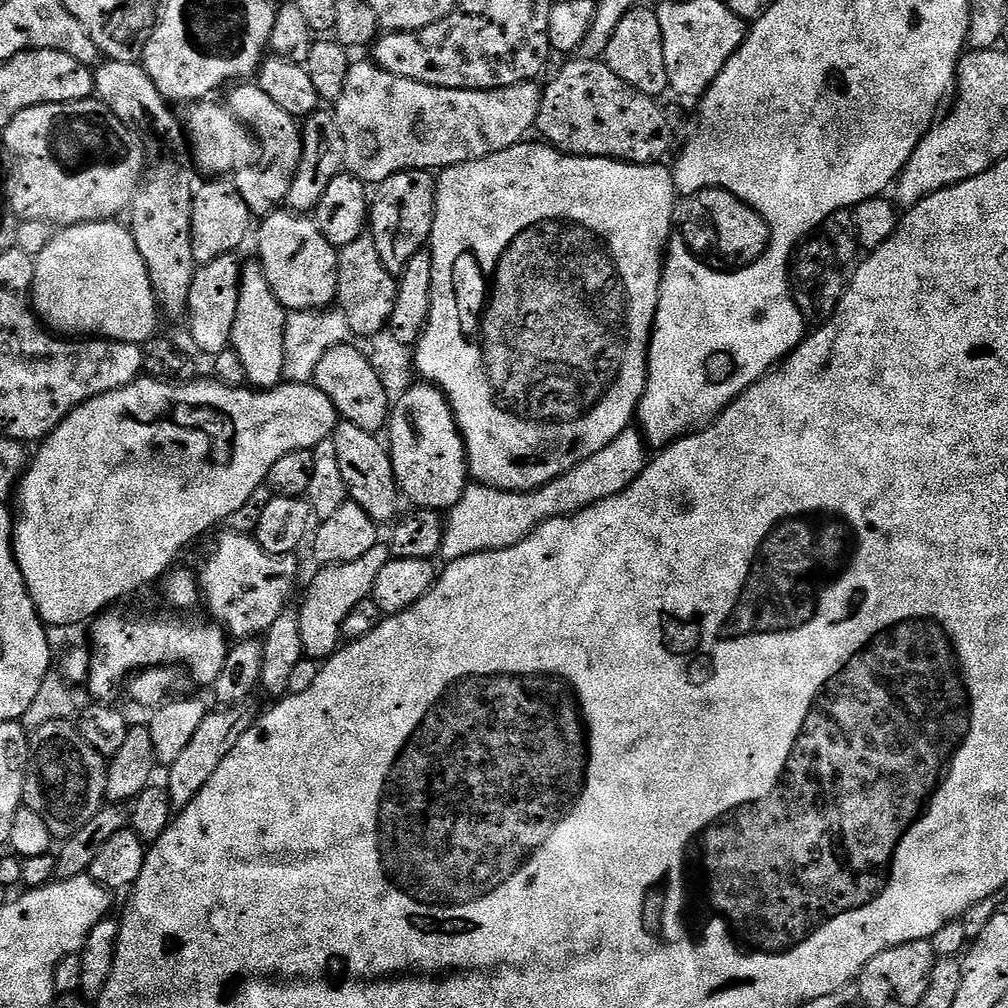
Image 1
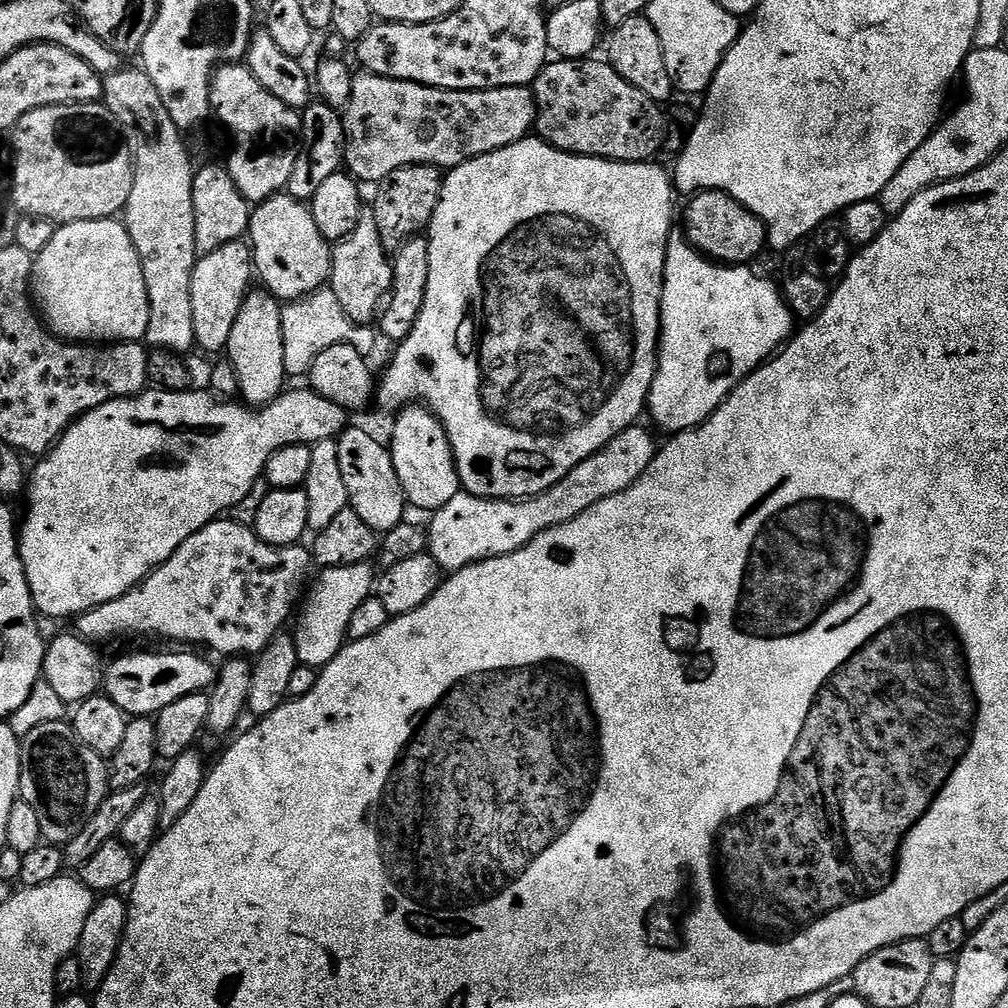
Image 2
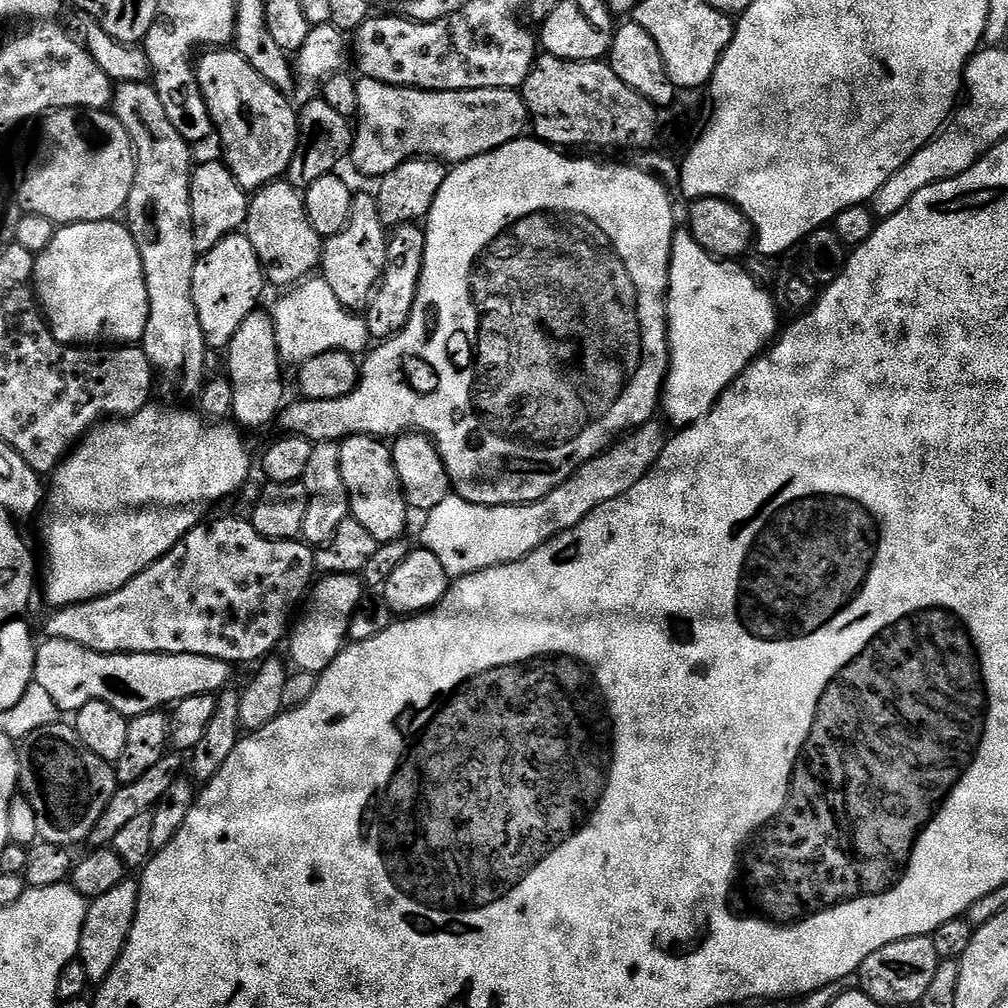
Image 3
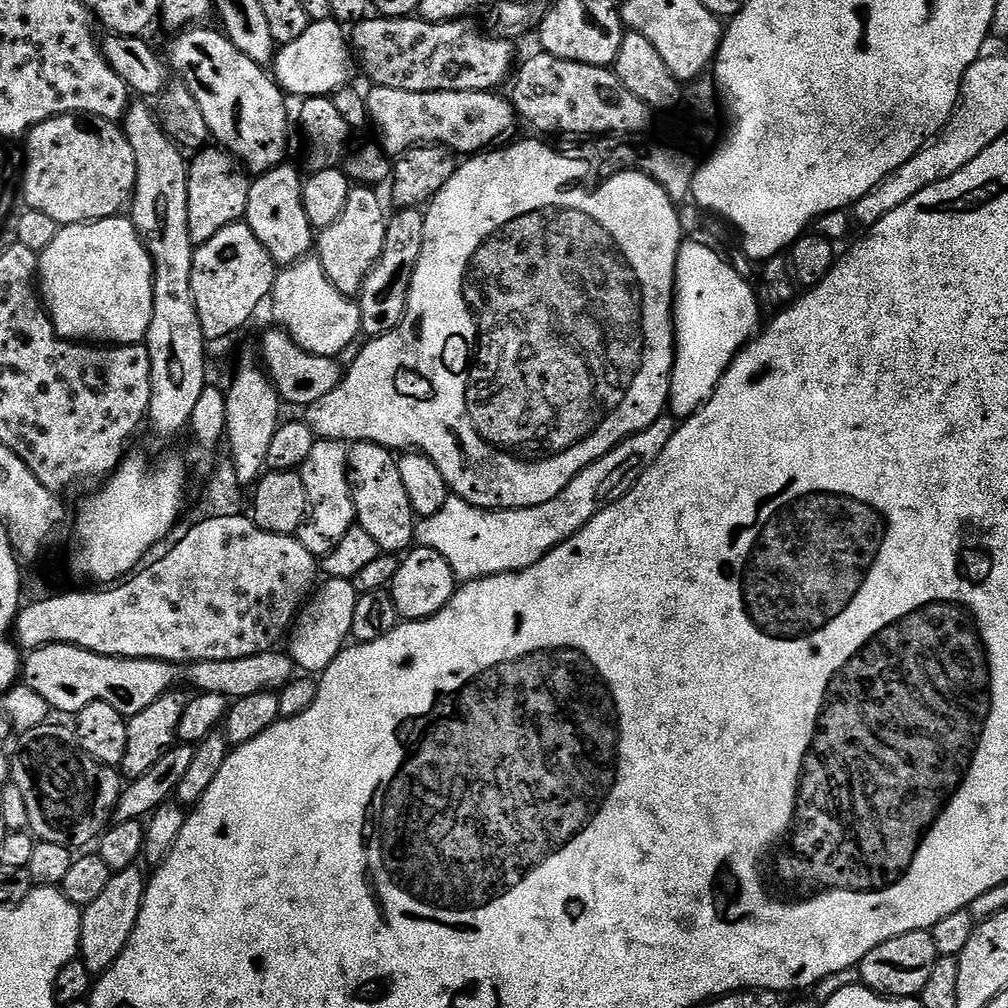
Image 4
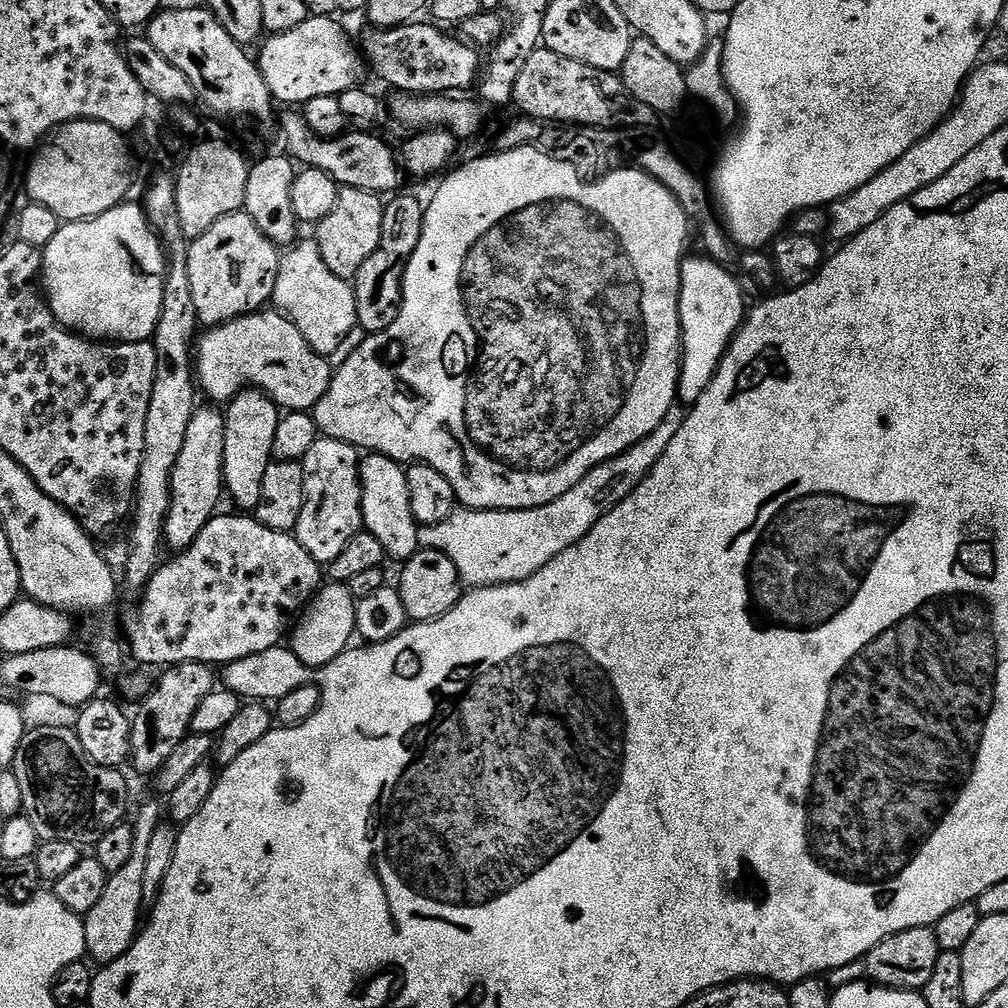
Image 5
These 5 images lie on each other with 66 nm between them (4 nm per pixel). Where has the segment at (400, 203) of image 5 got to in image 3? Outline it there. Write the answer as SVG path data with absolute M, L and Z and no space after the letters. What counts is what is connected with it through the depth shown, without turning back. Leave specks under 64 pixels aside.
M419 223L403 224L391 229L388 238L388 261L383 278L366 309L368 335L373 341L383 342L396 336L404 329L410 314L414 310L414 302L420 285L420 275L426 254L426 234Z

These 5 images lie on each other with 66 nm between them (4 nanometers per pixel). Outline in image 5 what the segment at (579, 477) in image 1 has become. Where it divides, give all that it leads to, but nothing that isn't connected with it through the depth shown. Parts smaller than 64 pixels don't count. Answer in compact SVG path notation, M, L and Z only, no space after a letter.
M680 406L666 410L666 418L662 418L658 427L646 434L642 442L590 470L578 486L566 490L562 498L546 502L546 506L513 512L481 512L461 507L450 518L421 527L421 549L433 548L444 552L446 558L458 566L460 579L469 589L517 584L538 574L538 570L562 554L562 550L586 538L586 534L590 534L592 527L611 508L618 506L618 502L625 500L640 485L654 462L666 454L666 446L670 446L674 434L678 434L685 415L685 409Z

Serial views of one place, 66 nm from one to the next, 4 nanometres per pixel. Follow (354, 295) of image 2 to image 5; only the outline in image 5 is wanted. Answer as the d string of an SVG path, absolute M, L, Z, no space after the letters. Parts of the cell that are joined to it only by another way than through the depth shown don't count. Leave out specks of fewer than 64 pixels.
M341 187L338 202L322 222L315 225L314 239L320 247L322 262L338 274L338 278L355 281L358 270L362 270L366 258L378 250L378 241L382 238L382 214L385 201L375 192Z

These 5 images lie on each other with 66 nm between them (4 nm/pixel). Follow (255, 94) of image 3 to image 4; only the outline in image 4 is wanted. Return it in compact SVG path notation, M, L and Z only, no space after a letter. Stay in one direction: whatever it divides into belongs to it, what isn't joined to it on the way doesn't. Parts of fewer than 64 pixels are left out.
M192 26L181 31L180 36L172 44L172 60L170 68L188 87L194 102L198 102L198 110L202 110L202 118L206 118L208 135L219 147L230 153L234 159L253 177L285 163L288 152L288 108L284 105L286 93L270 75L269 69L258 62L250 62L234 42L230 42L223 31L212 28Z

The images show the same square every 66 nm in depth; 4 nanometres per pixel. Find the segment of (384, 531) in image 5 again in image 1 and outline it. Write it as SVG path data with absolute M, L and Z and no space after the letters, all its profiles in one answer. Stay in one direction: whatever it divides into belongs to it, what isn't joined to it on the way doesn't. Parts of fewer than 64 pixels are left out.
M347 422L337 423L336 431L330 438L334 442L334 450L338 450L338 466L342 469L342 478L348 487L351 503L362 506L362 510L366 510L366 514L374 518L377 526L384 526L387 520L395 521L402 493L396 482L392 453L386 447L385 441L380 441L379 435L362 430L362 426Z

